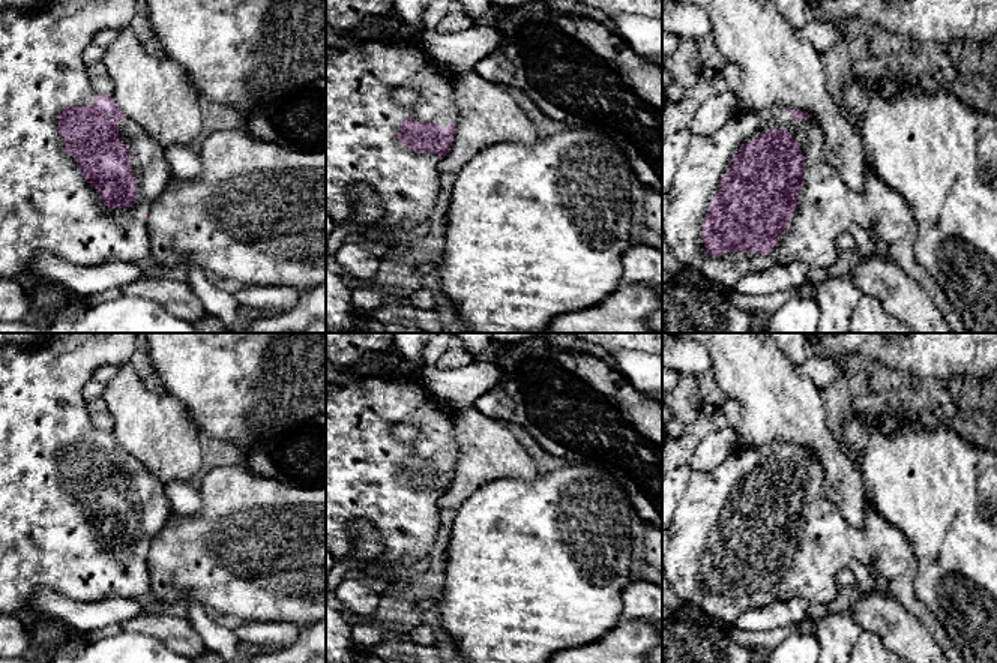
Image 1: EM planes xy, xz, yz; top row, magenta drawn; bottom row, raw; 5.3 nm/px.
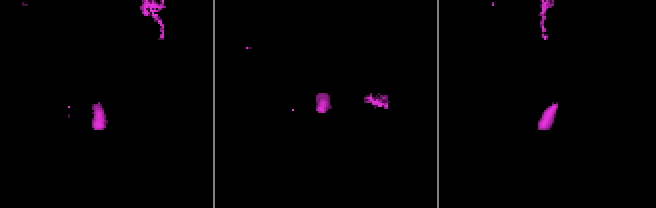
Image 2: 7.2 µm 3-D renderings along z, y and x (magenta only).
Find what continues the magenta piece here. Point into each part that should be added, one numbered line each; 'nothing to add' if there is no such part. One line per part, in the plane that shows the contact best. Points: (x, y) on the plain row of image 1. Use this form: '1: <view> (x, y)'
1: yz (828, 543)

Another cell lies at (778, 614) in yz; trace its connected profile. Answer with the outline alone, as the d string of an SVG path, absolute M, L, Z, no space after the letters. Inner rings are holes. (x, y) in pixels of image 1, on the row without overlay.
M805 598L773 600L766 606L743 612L734 626L745 632L766 632L800 624L808 618L808 604Z

